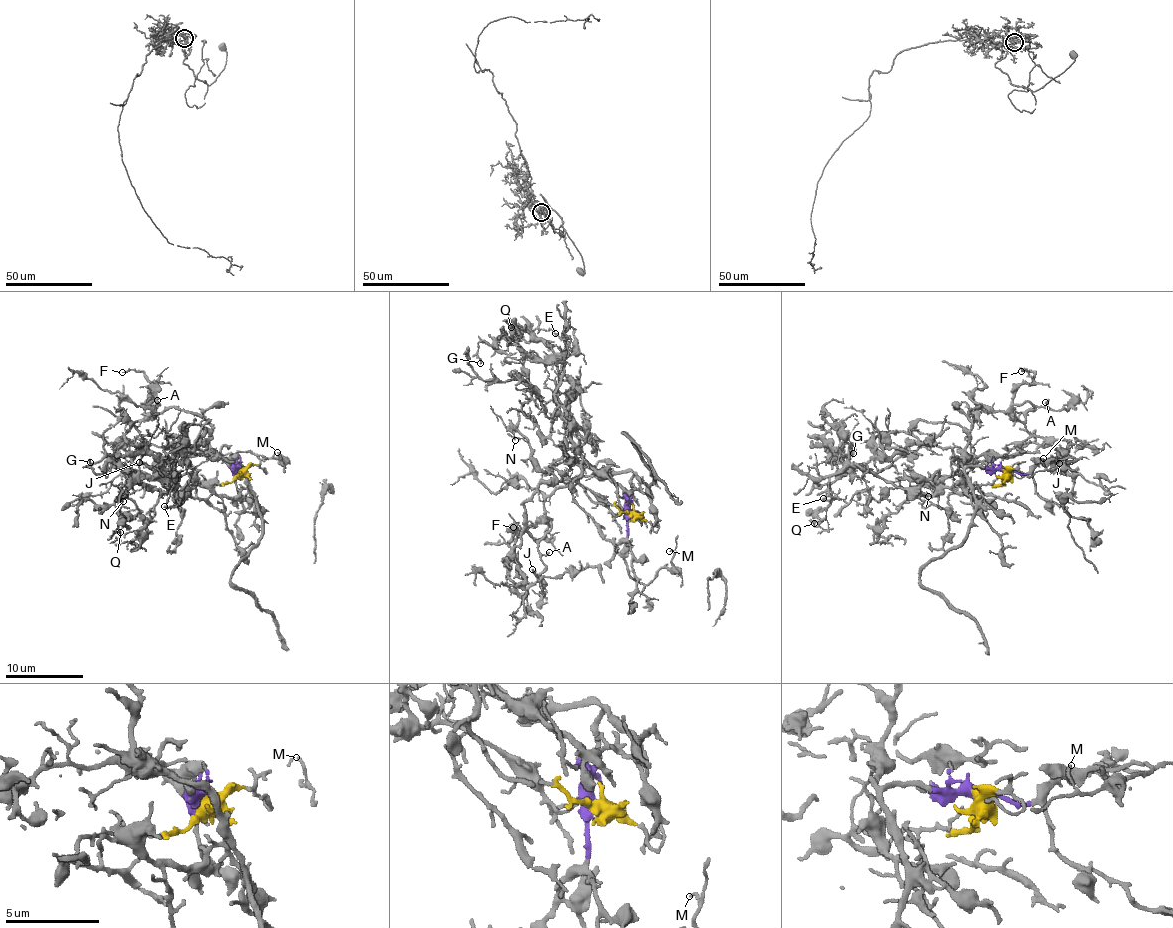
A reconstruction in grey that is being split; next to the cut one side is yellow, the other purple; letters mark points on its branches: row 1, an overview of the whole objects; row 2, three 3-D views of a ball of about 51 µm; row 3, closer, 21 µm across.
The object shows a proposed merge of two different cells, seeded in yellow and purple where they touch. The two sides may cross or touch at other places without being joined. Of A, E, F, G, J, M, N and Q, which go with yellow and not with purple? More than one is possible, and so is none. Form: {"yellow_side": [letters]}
{"yellow_side": ["E", "G", "N", "Q"]}

